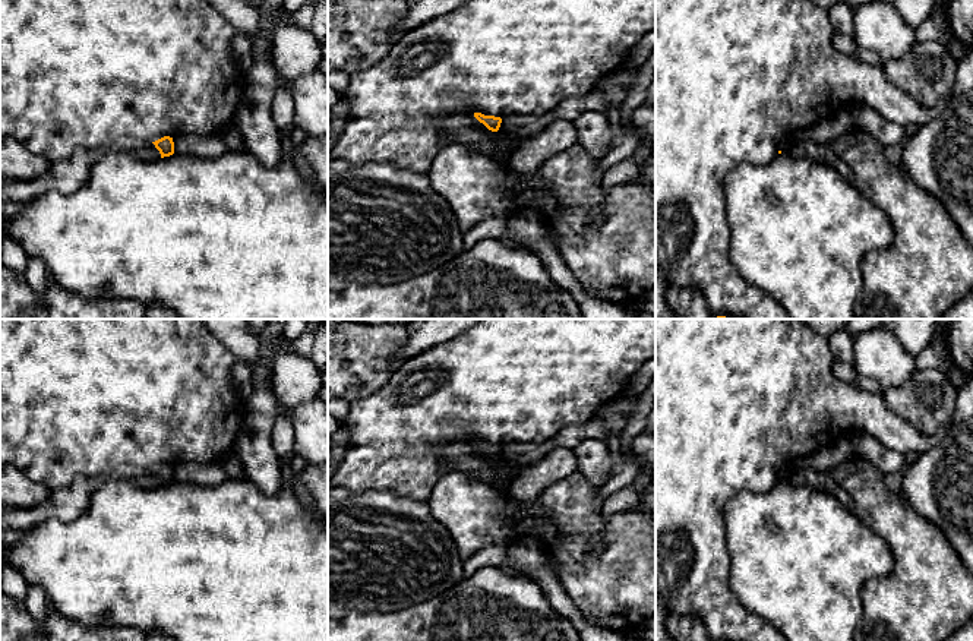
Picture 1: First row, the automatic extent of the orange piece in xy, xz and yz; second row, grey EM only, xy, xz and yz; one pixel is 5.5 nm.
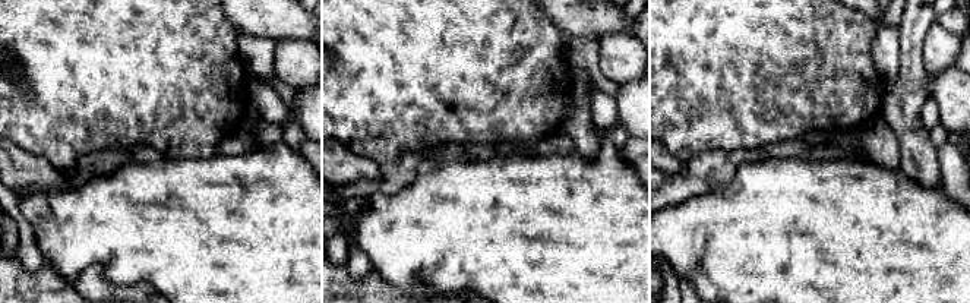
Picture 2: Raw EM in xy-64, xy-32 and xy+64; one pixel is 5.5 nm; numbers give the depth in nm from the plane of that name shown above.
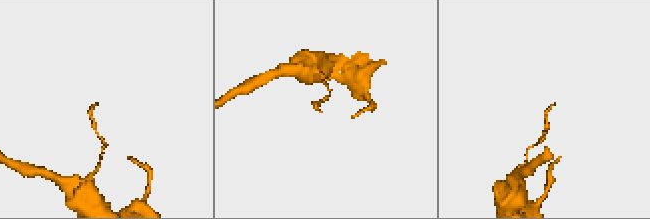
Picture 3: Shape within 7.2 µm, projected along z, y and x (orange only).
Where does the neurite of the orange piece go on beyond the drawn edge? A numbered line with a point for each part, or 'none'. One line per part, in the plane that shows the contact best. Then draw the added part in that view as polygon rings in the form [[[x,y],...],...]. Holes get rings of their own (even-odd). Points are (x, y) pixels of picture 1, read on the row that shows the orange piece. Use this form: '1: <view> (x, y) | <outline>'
none

